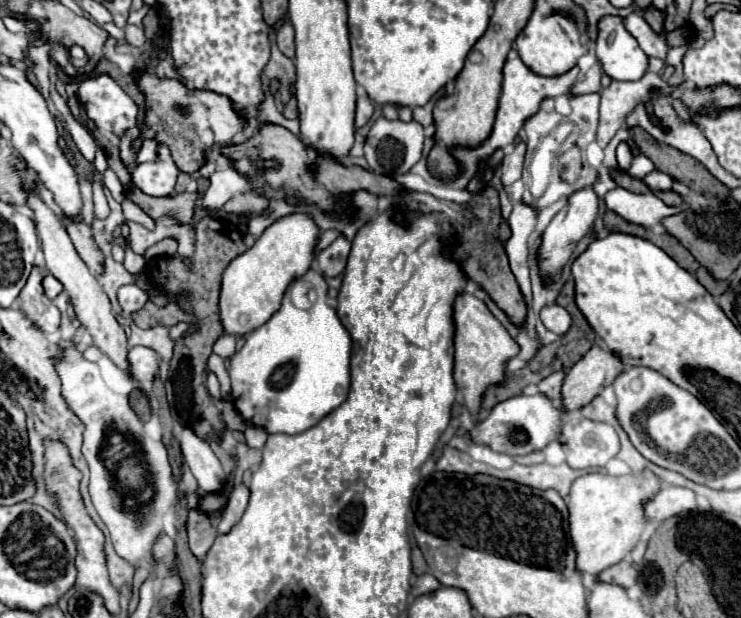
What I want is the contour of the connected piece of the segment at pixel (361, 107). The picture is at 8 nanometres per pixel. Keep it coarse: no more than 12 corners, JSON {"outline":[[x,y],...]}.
{"outline":[[357,89],[355,127],[363,127],[373,115],[369,95]]}

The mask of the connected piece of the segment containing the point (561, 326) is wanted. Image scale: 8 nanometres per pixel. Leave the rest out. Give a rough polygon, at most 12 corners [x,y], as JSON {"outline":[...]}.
{"outline":[[559,305],[543,307],[541,321],[549,331],[565,335],[571,317]]}

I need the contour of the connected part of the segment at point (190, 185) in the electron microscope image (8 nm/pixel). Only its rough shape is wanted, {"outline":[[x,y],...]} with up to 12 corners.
{"outline":[[180,172],[175,194],[197,191],[197,183],[189,174]]}

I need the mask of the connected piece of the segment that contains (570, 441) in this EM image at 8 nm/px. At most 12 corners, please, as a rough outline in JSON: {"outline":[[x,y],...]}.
{"outline":[[581,415],[559,441],[573,469],[605,467],[619,453],[617,431]]}

